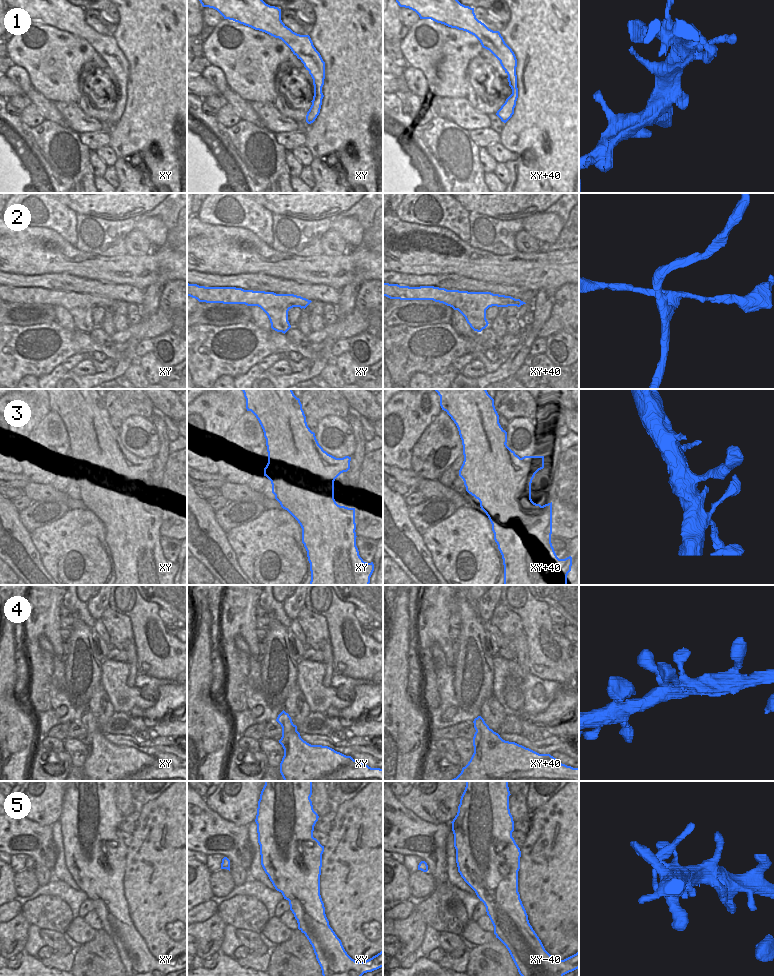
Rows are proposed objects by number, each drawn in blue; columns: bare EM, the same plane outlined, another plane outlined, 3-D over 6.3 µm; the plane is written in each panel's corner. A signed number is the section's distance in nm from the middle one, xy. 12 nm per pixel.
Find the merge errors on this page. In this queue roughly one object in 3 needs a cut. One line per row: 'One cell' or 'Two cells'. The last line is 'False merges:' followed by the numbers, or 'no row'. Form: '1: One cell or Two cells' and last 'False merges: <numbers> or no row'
1: One cell
2: Two cells
3: One cell
4: One cell
5: Two cells
False merges: 2, 5.

